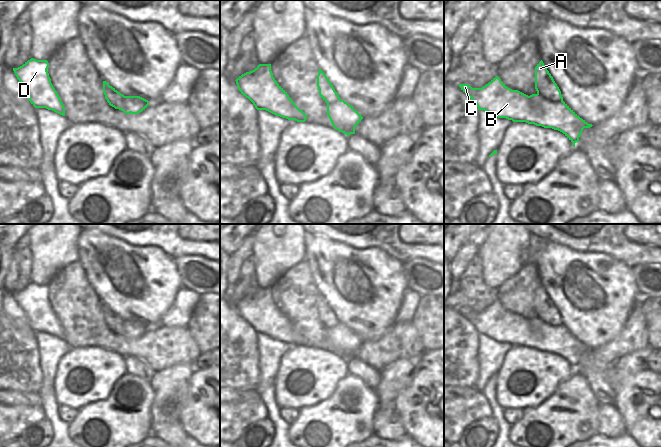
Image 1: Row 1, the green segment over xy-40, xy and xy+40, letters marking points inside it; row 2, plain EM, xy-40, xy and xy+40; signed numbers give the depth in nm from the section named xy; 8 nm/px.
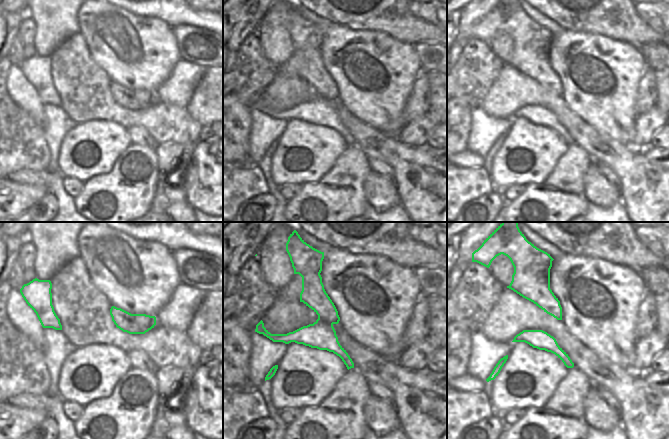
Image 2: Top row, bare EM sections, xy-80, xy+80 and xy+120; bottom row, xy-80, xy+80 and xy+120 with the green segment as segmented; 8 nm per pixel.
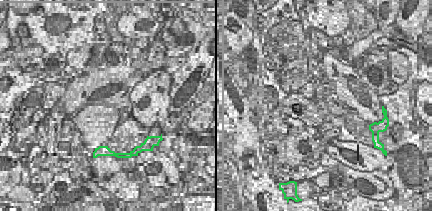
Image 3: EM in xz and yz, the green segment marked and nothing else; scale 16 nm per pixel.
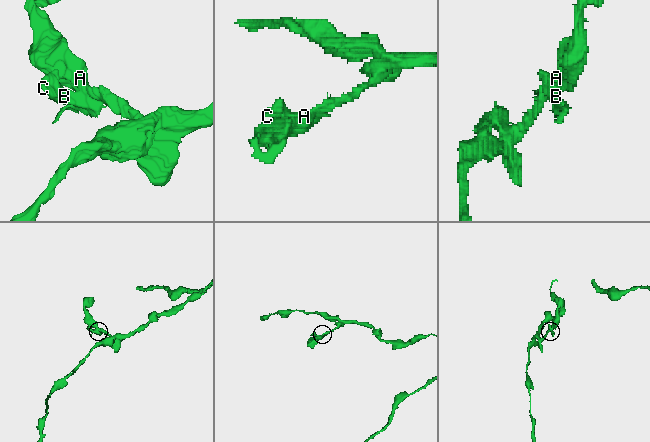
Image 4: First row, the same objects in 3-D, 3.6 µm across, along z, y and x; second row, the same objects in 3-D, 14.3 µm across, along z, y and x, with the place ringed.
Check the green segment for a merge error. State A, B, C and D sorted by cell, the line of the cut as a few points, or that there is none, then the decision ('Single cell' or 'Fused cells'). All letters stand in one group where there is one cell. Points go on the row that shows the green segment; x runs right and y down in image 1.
Groups: A / B C D. Split along xy+40 (537, 92), (552, 101), (562, 100). Fused cells.

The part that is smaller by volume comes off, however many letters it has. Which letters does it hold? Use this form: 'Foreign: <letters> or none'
Foreign: B, C, D

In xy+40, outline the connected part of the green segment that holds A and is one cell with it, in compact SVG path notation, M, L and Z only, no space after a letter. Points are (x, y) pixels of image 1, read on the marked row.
M542 60L535 67L535 89L537 93L552 102L563 100L559 87Z

